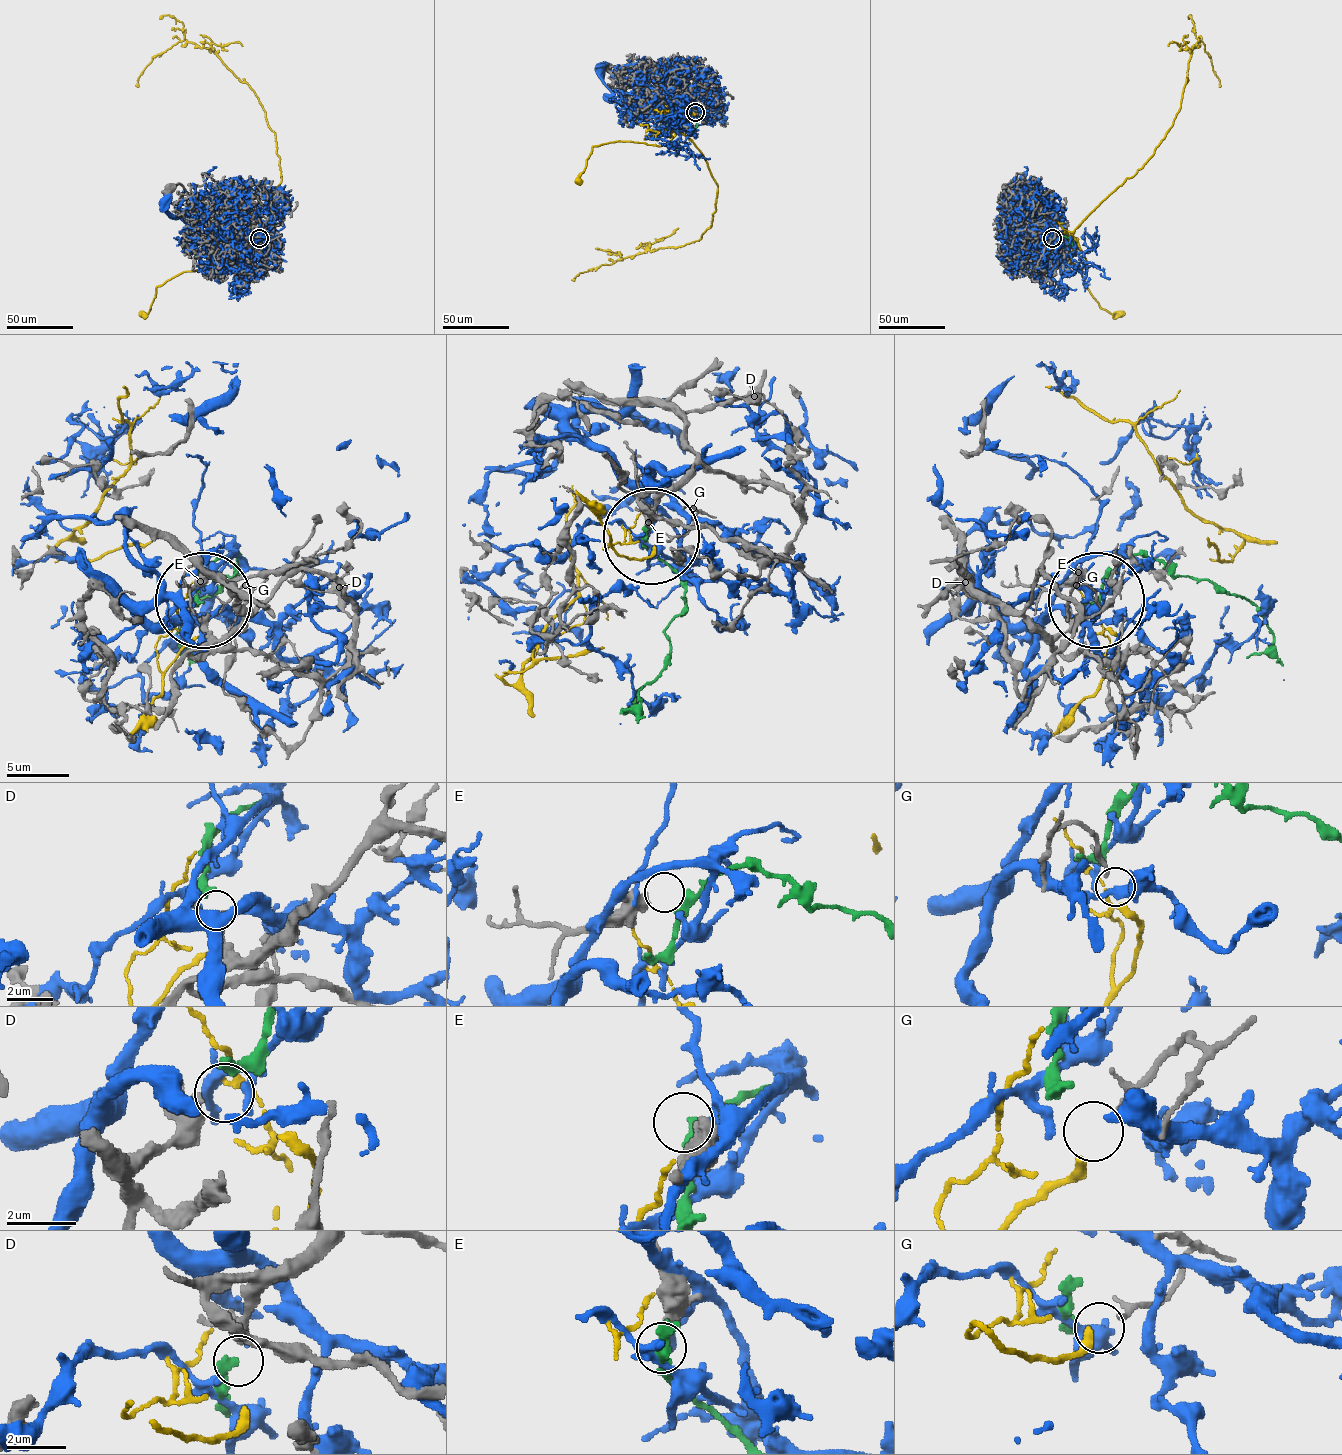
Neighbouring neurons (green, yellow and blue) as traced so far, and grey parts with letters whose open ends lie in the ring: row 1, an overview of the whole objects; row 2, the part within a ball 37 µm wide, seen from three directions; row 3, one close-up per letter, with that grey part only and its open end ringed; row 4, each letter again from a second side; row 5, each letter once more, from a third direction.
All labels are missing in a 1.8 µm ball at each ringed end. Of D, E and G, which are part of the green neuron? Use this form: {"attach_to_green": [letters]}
{"attach_to_green": ["D"]}

